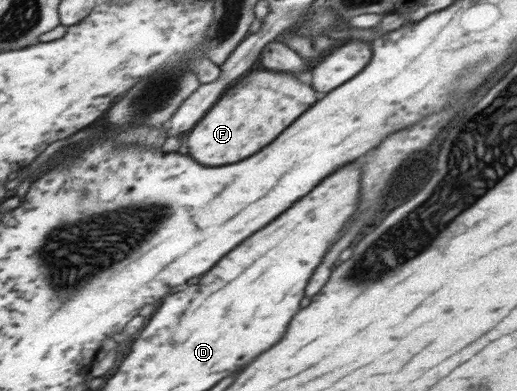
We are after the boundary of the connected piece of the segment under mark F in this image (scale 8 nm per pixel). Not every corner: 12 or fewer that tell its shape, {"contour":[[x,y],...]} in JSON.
{"contour":[[249,73],[189,131],[199,165],[271,143],[317,95]]}

